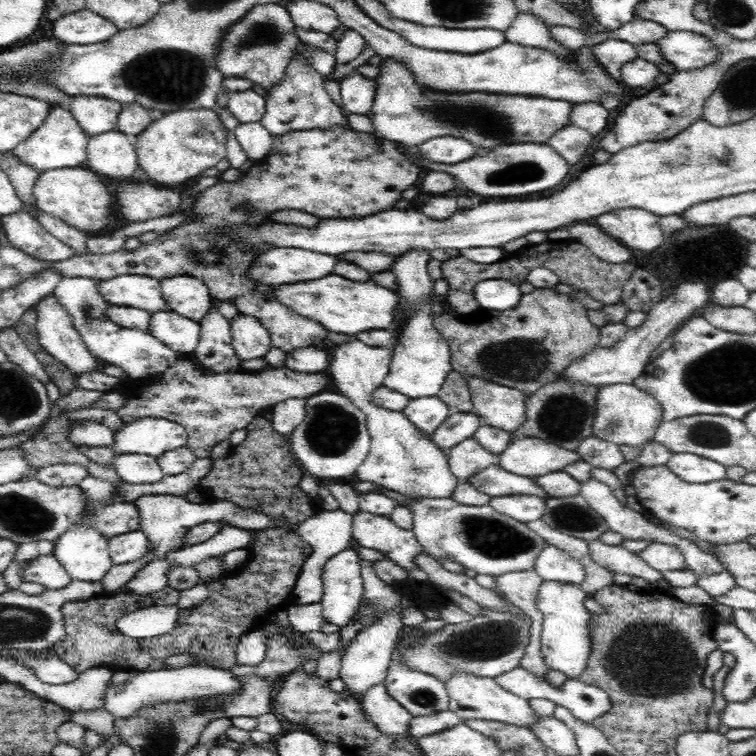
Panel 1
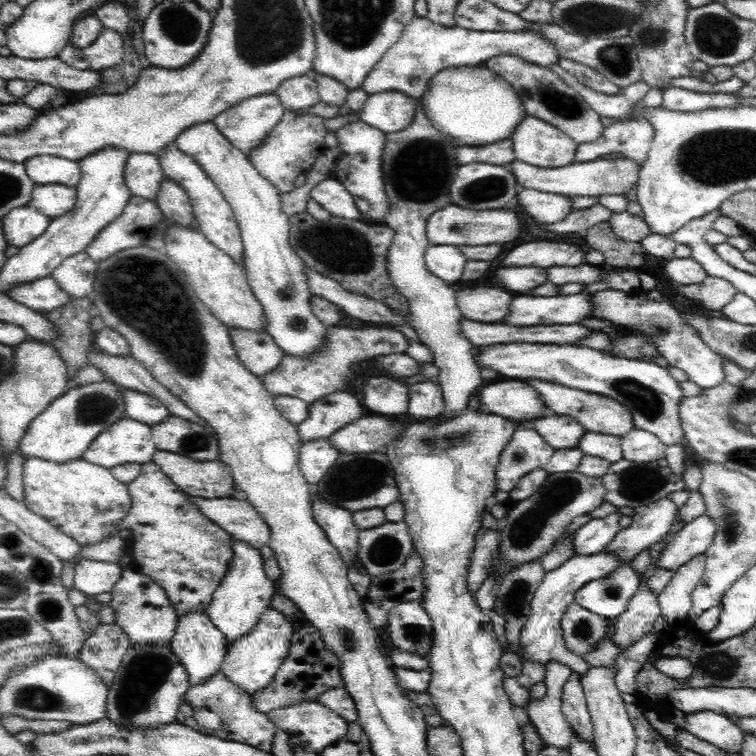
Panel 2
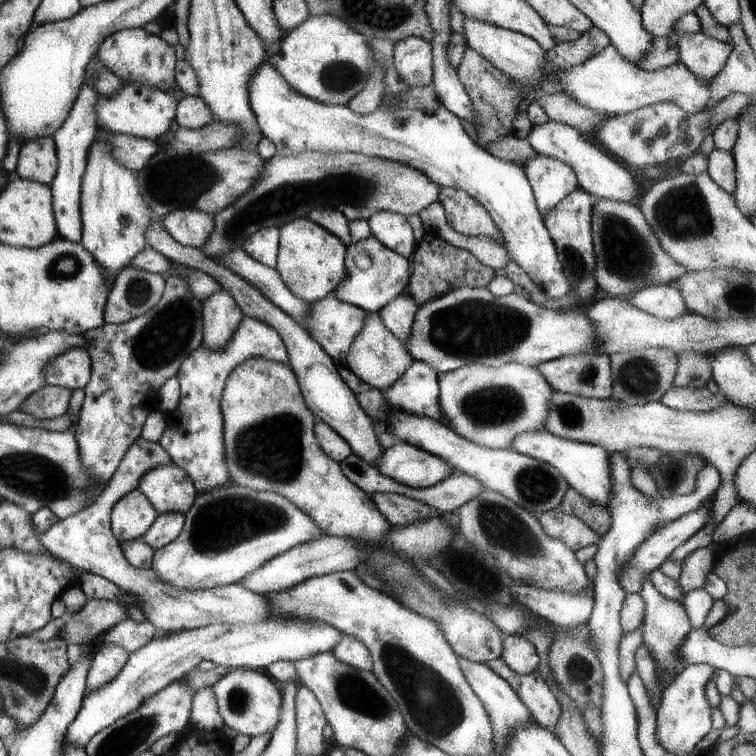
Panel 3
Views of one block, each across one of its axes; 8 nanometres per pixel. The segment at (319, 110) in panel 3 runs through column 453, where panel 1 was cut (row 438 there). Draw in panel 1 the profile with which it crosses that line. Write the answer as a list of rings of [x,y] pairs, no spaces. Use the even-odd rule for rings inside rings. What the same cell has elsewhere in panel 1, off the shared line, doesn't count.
[[[142,418],[114,434],[113,451],[119,454],[145,454],[154,458],[187,444],[188,431],[178,423],[162,418]]]

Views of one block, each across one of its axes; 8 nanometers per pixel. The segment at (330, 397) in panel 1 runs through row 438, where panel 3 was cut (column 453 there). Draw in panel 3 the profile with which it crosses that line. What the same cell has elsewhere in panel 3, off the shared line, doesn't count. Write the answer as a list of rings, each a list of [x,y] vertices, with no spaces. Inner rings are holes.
[[[486,286],[457,287],[418,307],[405,348],[412,359],[427,363],[437,373],[455,370],[468,362],[486,367],[498,367],[505,363],[536,366],[560,356],[592,352],[594,349],[592,330],[593,327],[583,310],[552,311],[537,306],[513,292],[496,297],[487,290]]]

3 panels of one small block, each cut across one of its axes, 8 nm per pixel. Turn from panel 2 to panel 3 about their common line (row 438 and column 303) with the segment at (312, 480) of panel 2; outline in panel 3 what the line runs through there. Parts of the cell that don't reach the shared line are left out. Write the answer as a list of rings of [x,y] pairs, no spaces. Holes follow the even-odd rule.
[[[334,294],[325,295],[322,299],[310,303],[309,314],[302,326],[309,336],[327,353],[335,363],[343,363],[349,345],[360,331],[368,312],[355,305],[340,301]]]

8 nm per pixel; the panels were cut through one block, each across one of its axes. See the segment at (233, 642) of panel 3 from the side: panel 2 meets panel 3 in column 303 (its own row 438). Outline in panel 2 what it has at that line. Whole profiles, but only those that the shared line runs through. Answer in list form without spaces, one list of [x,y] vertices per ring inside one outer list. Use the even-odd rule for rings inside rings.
[[[634,428],[620,439],[624,460],[642,464],[665,458],[666,445],[649,432]]]

